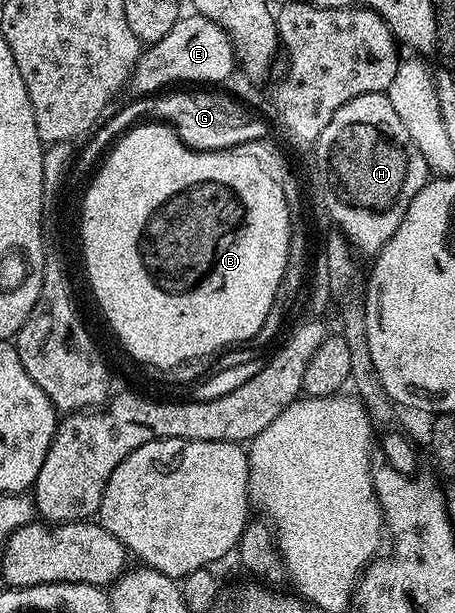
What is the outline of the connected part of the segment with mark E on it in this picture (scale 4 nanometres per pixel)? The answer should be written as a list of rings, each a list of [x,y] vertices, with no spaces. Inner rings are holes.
[[[192,16],[178,17],[175,27],[171,27],[161,41],[156,41],[142,52],[129,77],[128,92],[153,95],[166,87],[176,86],[173,85],[176,81],[225,81],[232,75],[233,69],[235,73],[235,54],[229,33],[211,19]]]

